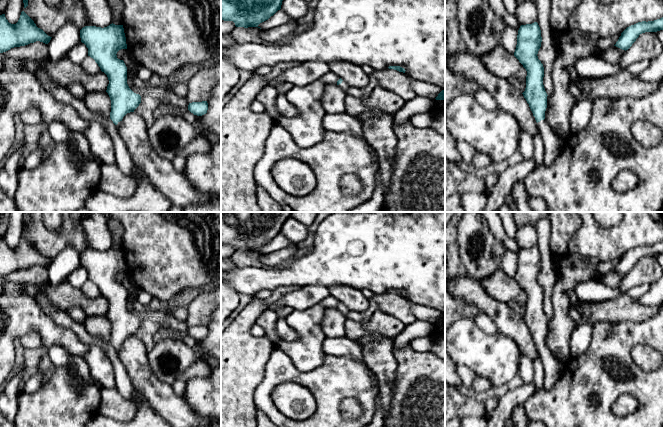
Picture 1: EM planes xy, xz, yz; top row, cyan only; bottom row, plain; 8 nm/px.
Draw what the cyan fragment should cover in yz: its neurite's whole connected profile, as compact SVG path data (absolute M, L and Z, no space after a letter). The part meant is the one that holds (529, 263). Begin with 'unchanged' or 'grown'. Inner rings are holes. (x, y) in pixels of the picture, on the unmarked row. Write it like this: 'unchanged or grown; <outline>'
grown; M537 246L521 249L514 280L527 295L526 312L522 318L538 348L544 369L543 386L545 389L551 389L565 372L565 366L554 357L545 344L548 319L543 309L544 291L537 280L541 266L541 254Z

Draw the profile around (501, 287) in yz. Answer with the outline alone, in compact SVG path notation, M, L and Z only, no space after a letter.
M502 268L481 281L487 294L494 300L508 304L515 301L526 305L527 295L514 278L508 276Z

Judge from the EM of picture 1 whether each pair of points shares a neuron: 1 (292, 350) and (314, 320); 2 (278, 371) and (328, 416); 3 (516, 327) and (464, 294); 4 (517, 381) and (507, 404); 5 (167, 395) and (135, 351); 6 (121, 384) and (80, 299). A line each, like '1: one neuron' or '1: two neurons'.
1: one neuron
2: one neuron
3: one neuron
4: two neurons
5: one neuron
6: two neurons

